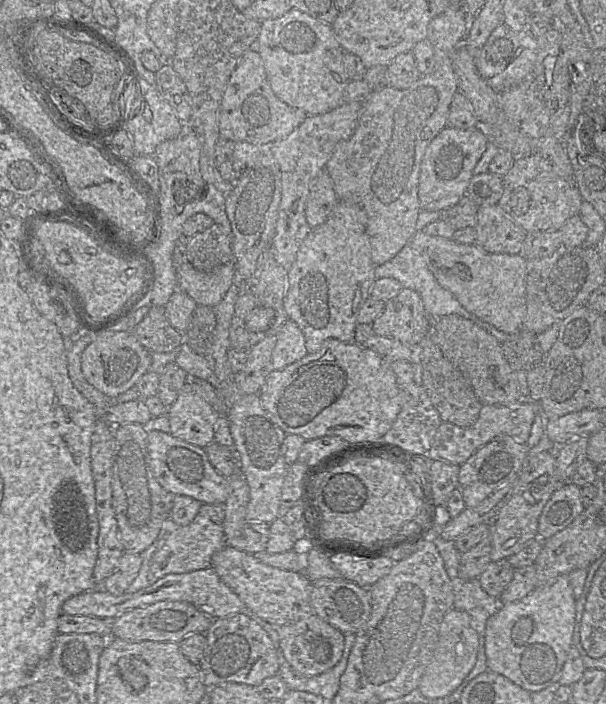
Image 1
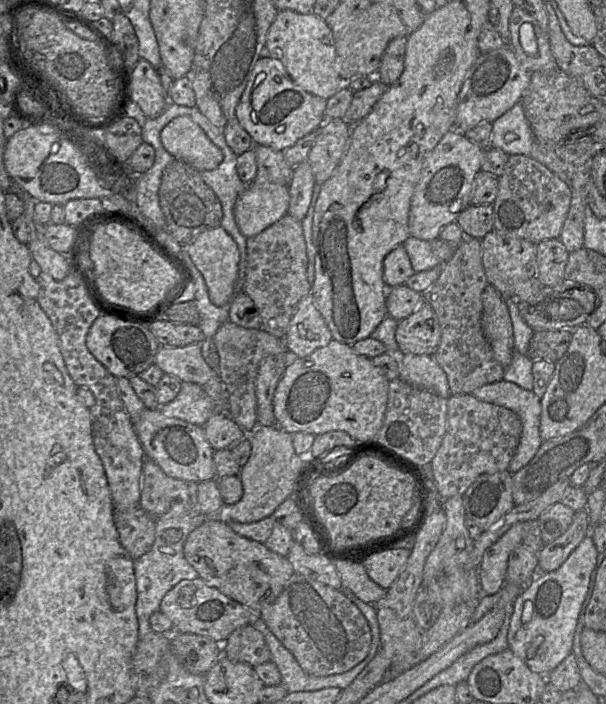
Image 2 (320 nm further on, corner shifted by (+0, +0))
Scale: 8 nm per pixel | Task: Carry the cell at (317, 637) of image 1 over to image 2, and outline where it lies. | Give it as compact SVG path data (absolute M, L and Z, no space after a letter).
M293 573L276 599L256 612L256 616L265 622L269 630L309 675L322 677L344 673L363 661L370 650L371 630L360 609L342 590L300 573Z

